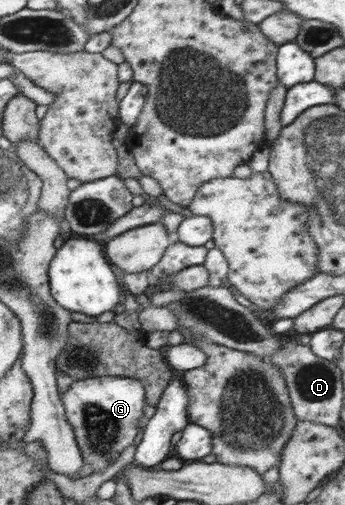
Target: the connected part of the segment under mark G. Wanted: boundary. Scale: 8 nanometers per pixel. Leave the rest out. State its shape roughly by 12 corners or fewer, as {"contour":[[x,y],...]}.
{"contour":[[75,380],[62,395],[83,460],[101,473],[139,437],[146,387]]}

